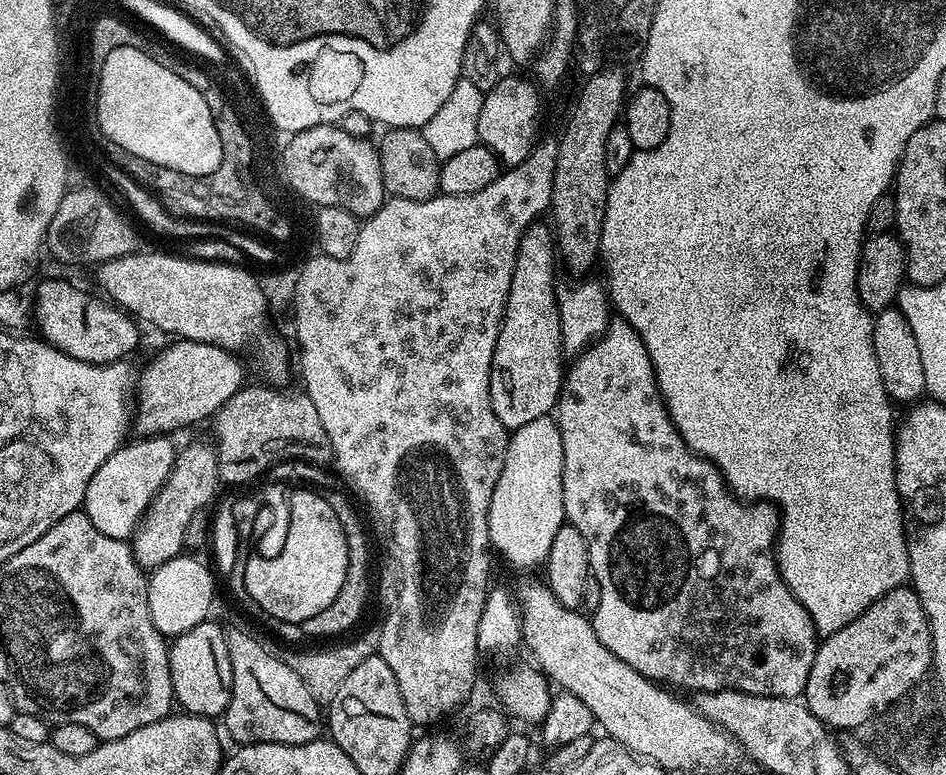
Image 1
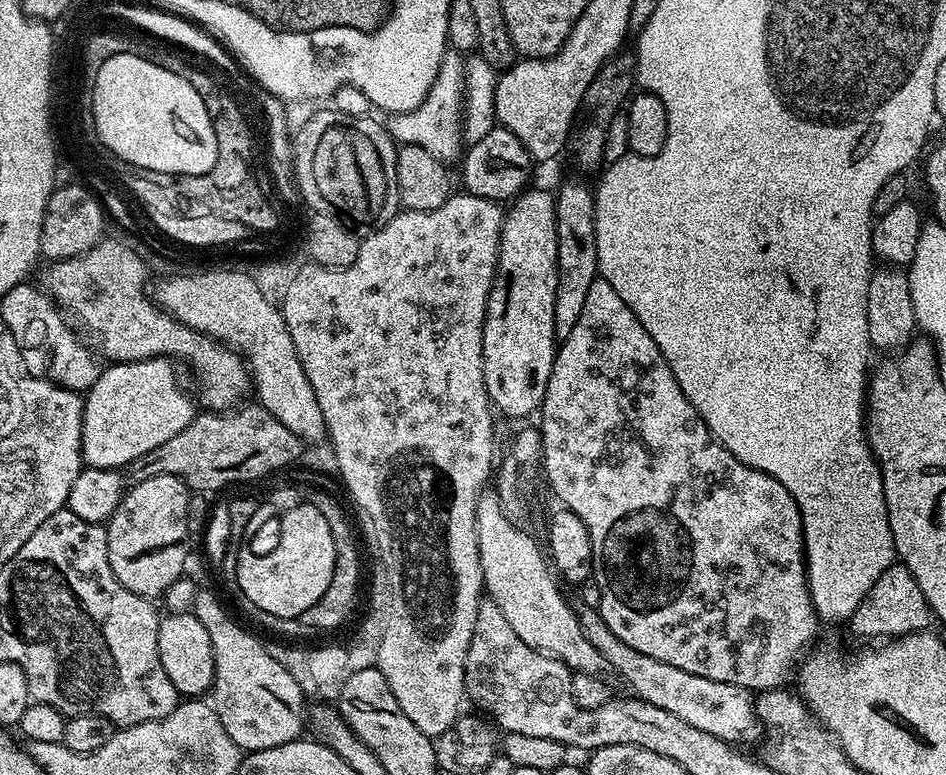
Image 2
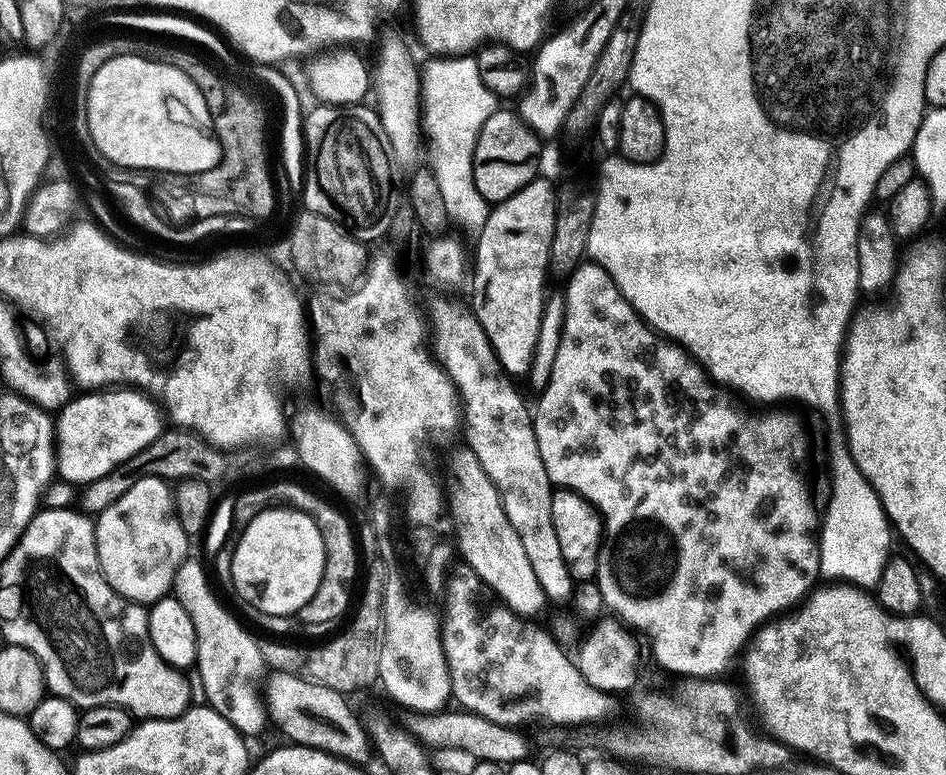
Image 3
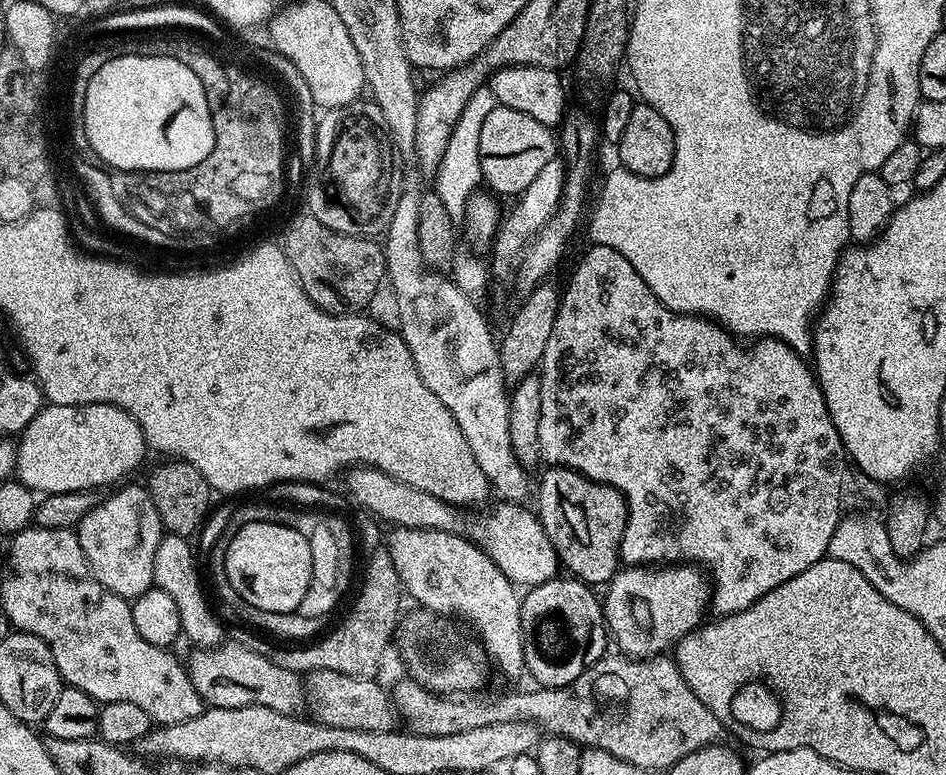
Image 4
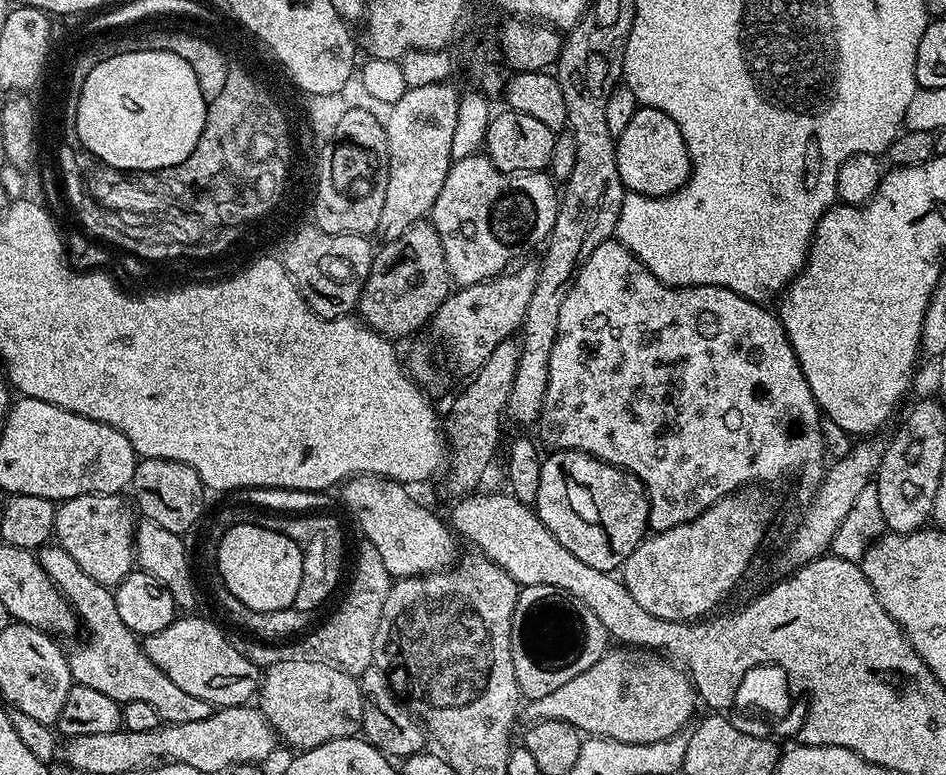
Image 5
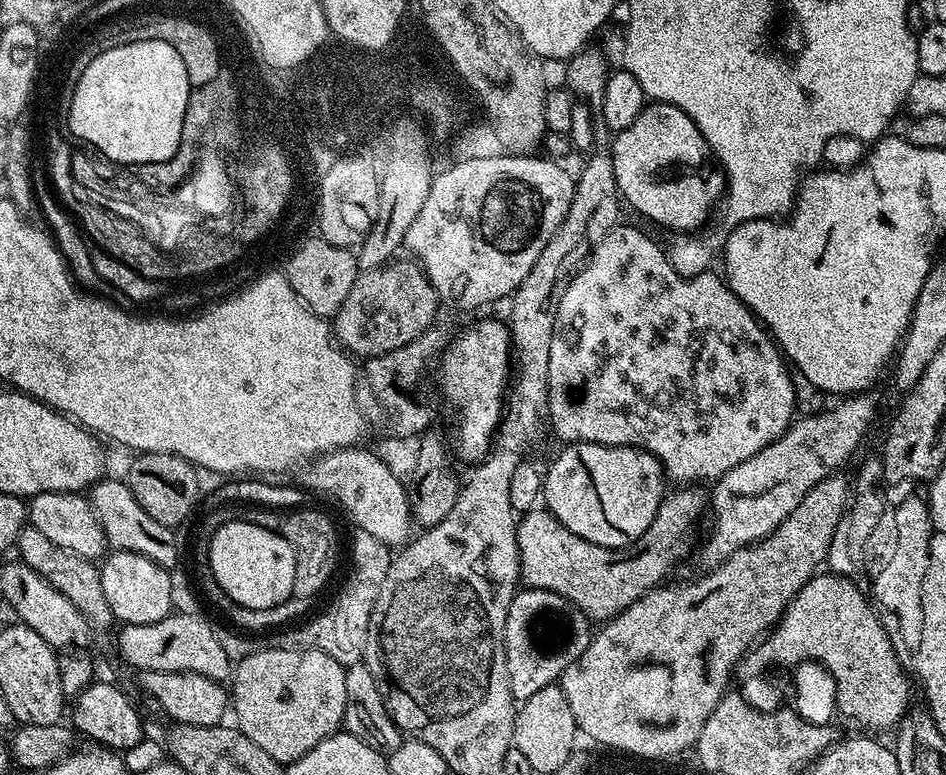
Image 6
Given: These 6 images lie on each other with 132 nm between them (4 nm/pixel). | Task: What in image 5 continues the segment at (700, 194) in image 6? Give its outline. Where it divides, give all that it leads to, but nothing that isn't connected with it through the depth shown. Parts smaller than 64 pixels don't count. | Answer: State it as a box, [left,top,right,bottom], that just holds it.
[615,106,692,196]

